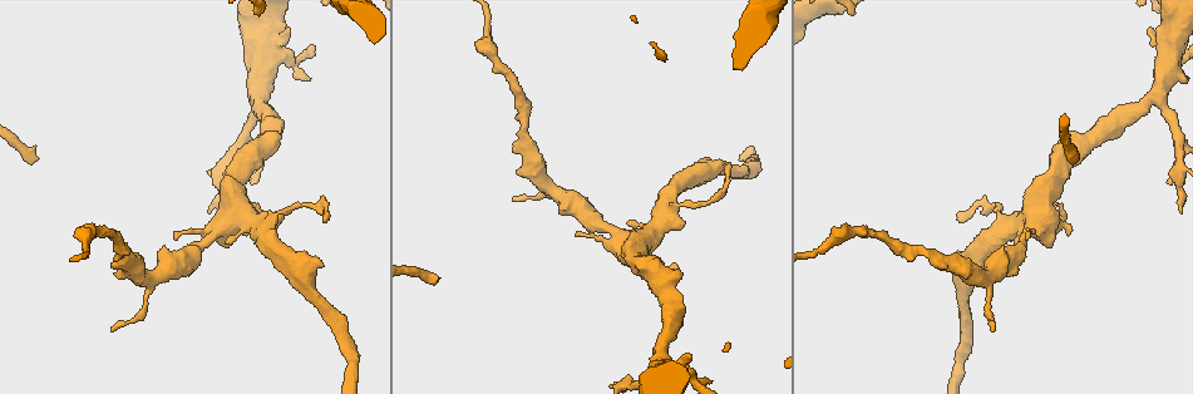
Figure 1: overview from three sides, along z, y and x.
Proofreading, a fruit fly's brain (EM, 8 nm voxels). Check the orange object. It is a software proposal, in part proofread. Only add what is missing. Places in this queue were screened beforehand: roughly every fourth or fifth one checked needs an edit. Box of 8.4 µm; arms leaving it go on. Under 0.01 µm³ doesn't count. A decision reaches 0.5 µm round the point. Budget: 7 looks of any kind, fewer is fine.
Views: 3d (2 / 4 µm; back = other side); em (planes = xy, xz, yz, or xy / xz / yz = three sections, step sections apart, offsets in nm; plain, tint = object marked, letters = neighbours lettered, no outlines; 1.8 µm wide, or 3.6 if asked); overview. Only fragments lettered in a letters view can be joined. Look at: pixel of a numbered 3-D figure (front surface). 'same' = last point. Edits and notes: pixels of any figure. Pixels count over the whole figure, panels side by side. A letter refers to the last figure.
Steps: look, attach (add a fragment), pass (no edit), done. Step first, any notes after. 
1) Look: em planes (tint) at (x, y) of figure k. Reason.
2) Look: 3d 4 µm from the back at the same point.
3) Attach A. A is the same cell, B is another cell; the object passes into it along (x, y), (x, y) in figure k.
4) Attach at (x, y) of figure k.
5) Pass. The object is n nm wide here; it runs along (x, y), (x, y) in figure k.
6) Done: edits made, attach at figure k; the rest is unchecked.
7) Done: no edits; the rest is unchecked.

Look: 3d 2 µm at (1027, 233) of figure 1. An open end.

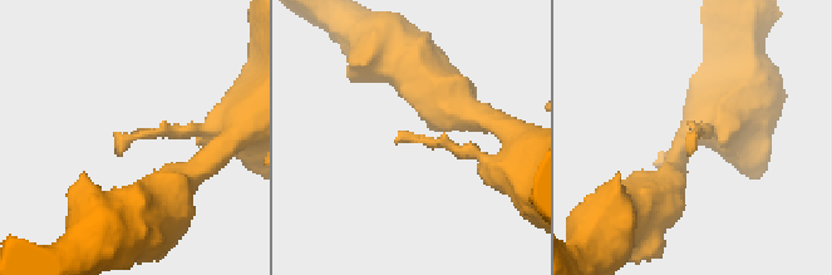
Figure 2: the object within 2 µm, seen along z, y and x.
Look: em planes (tint) at (115, 135) of figure 2.

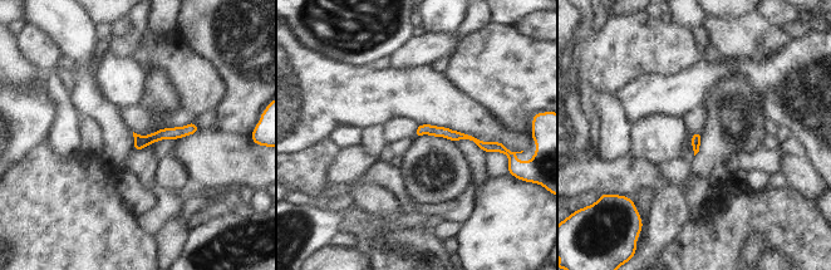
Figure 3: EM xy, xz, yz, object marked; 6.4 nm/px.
Look: em planes (letters) at the same point.

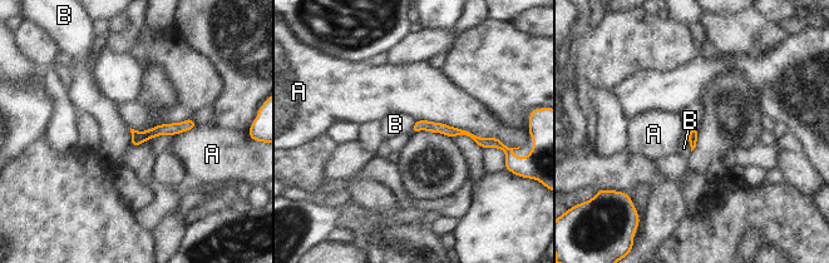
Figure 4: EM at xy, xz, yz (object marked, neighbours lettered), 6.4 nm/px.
Pass. The longest contact is with A, 550 nm; A and B are other cells; no lettered fragment goes on from it.

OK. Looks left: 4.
Look: 3d 4 µm at (994, 332) of figure 1. An open end.

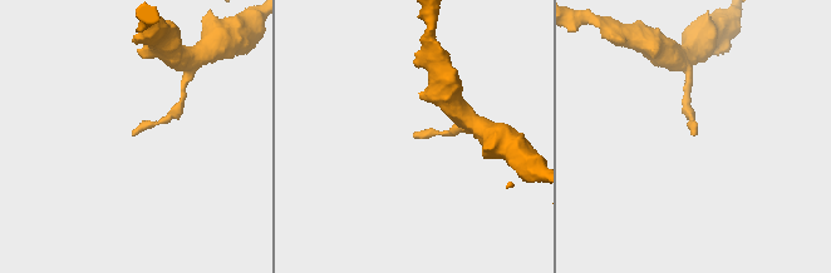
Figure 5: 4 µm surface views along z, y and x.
Look: em planes (plain) at (415, 137) of figure 5. Shape alone is not enough.

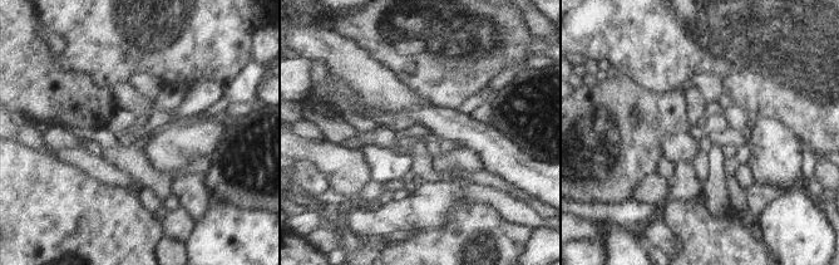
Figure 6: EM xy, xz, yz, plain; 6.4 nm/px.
Look: em planes (letters) at the same point.

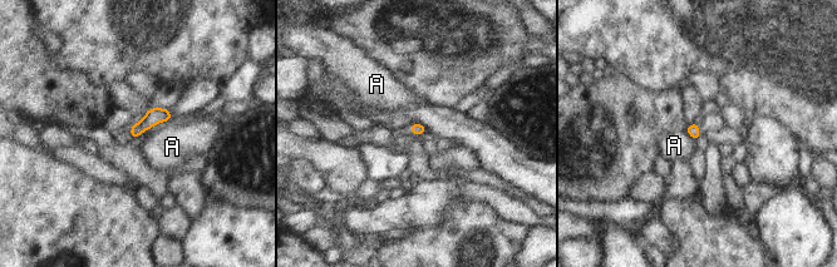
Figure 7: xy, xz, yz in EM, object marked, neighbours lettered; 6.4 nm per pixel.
Pass. A is another cell; no lettered fragment goes on from it.

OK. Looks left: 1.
Look: em planes (letters) at (1167, 183) of figure 1. Tapers out.

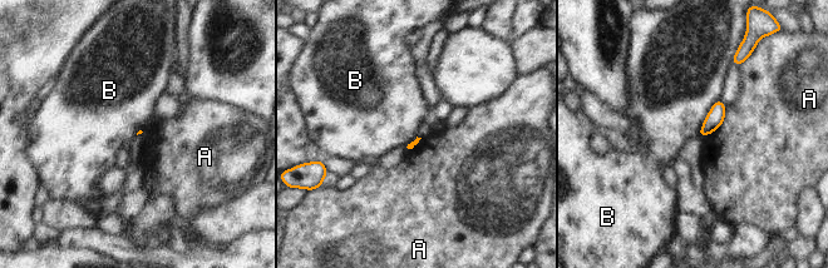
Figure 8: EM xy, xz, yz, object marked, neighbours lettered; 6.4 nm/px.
Pass. A and B are other cells; a border runs along (720, 98), (709, 110), (698, 134) in figure 8; no lettered fragment goes on from it.

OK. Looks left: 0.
Done: no edits; the rest is unchecked.

